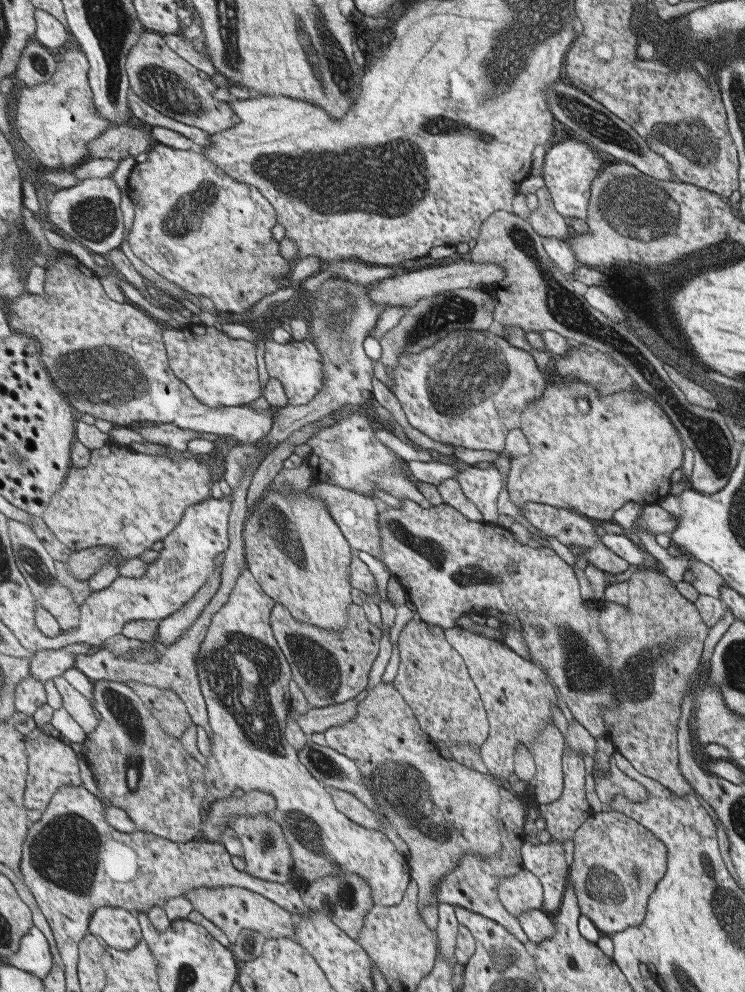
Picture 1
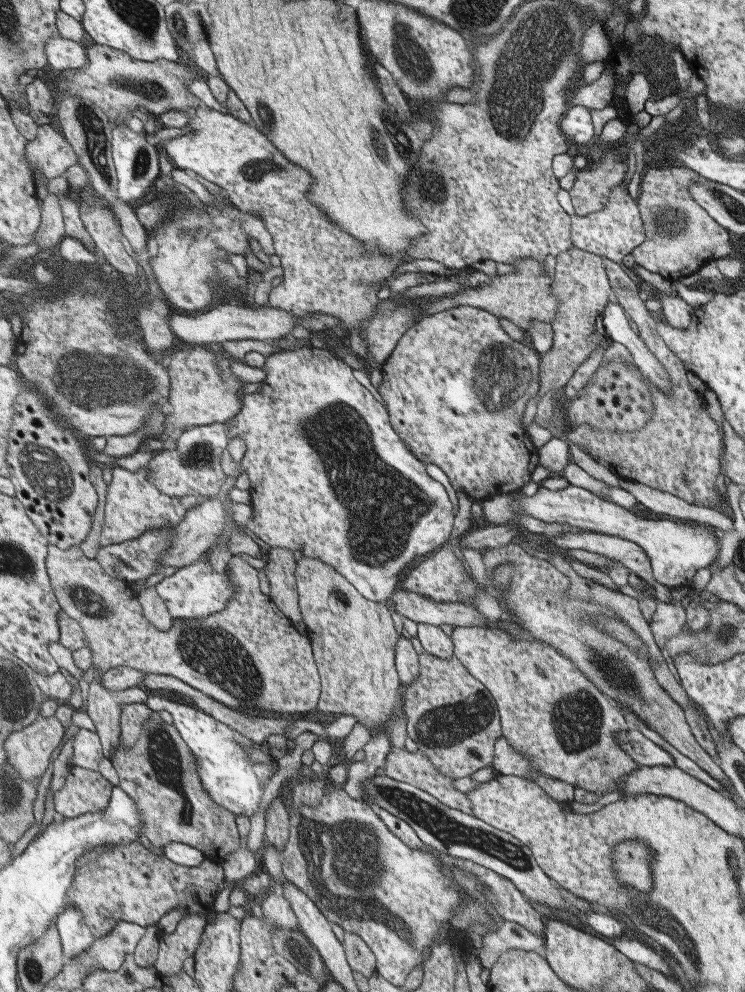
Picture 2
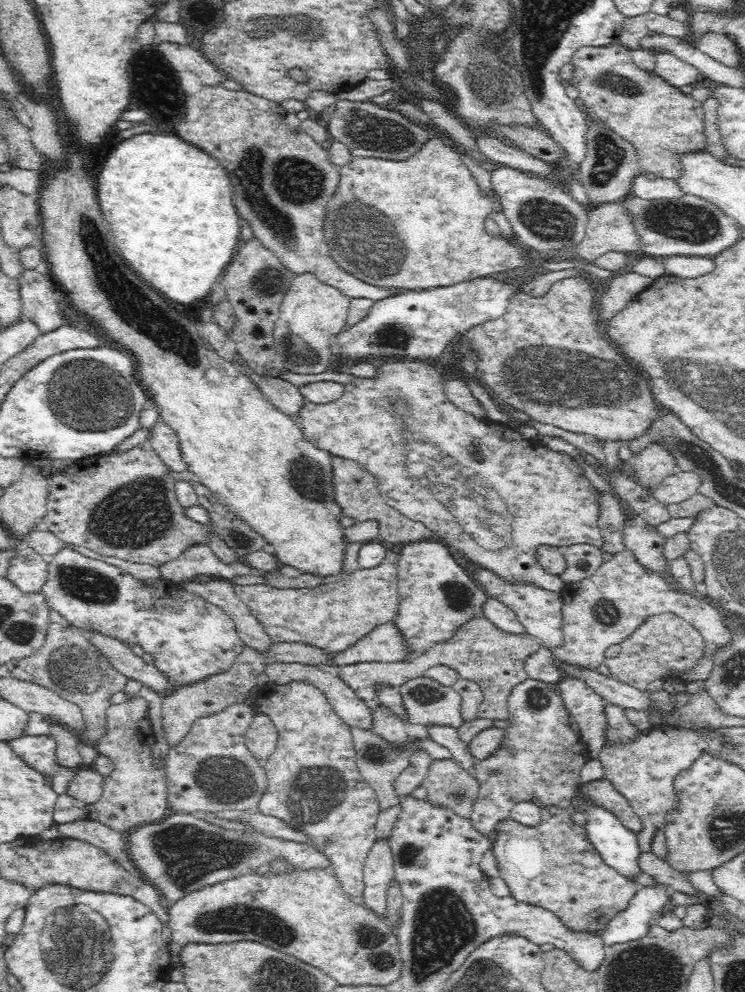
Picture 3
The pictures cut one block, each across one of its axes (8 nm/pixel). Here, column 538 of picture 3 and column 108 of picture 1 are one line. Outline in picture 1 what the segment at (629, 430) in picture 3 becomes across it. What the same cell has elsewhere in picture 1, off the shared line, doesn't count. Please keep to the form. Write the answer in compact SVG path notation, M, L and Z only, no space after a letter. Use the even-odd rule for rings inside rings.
M65 252L64 255L61 256L61 260L57 260L57 262L48 260L48 264L45 267L47 271L45 294L34 294L25 290L19 298L9 303L9 321L12 328L19 334L23 333L40 341L46 368L55 375L55 380L56 383L59 384L59 388L71 399L71 404L74 404L76 410L80 411L81 414L91 414L96 419L102 418L103 420L114 422L119 428L135 429L147 428L148 425L174 424L184 429L196 430L197 432L209 432L223 437L236 437L240 443L244 444L257 443L270 434L275 422L274 406L270 406L264 410L253 409L246 405L213 408L203 404L202 401L195 396L195 393L187 386L186 381L181 380L171 368L170 358L166 344L164 343L163 324L159 324L159 320L156 319L155 316L151 316L151 312L146 312L142 307L139 308L130 302L119 303L118 301L112 300L108 295L108 287L102 282L101 278L93 273L94 270L84 265L82 261L73 261L67 252Z

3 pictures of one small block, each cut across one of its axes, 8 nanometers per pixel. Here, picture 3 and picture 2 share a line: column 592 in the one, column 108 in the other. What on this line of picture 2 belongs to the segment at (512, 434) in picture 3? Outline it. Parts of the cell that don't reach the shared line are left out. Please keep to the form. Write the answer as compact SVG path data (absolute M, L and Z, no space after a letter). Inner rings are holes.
M113 466L113 469L114 479L108 486L107 505L105 505L105 525L101 527L102 547L139 539L154 530L176 528L185 519L187 512L197 506L193 496L171 497L163 493L151 481L148 467L135 472L118 466Z

